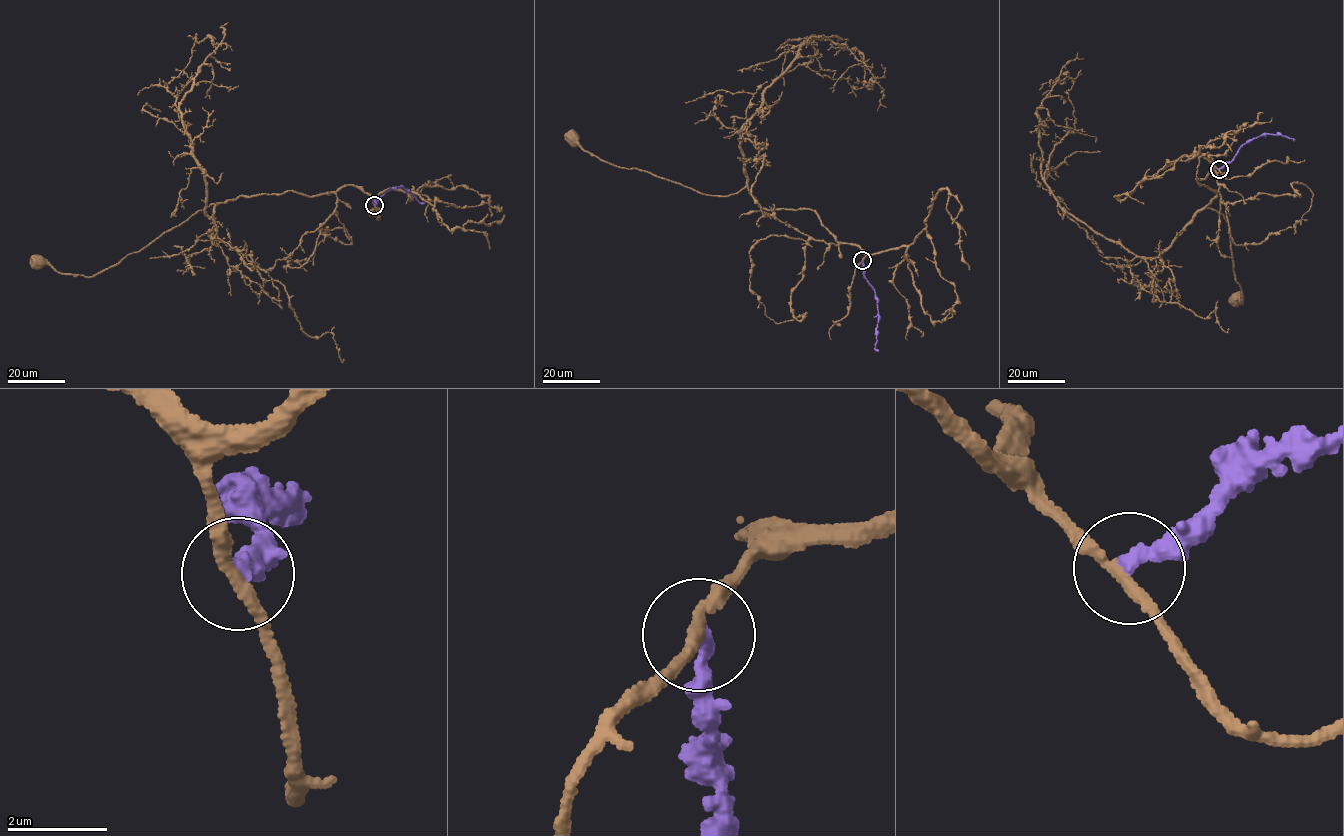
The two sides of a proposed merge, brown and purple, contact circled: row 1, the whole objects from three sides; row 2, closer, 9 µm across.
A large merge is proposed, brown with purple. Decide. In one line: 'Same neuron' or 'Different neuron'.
Same neuron

